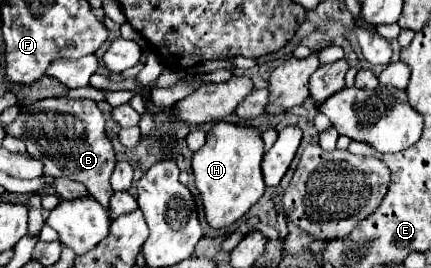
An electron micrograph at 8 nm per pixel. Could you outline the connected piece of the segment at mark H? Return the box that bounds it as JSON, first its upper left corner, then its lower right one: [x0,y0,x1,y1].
[191,123,265,229]

